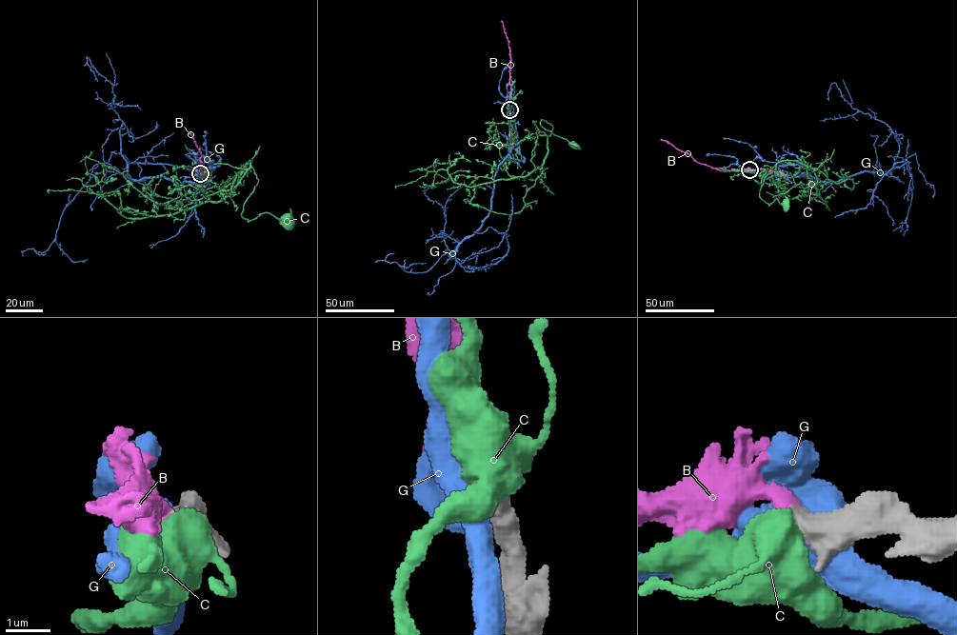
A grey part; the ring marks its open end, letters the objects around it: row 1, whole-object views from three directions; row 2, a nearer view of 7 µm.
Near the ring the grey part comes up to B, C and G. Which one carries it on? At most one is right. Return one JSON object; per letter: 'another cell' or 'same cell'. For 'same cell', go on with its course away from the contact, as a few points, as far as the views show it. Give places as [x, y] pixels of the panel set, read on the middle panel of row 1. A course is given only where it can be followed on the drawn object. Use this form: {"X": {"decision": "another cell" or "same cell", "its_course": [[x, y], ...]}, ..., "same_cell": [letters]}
{"B": {"decision": "same cell", "its_course": [[509, 109], [510, 50], [501, 20]]}, "C": {"decision": "another cell"}, "G": {"decision": "another cell"}, "same_cell": ["B"]}

